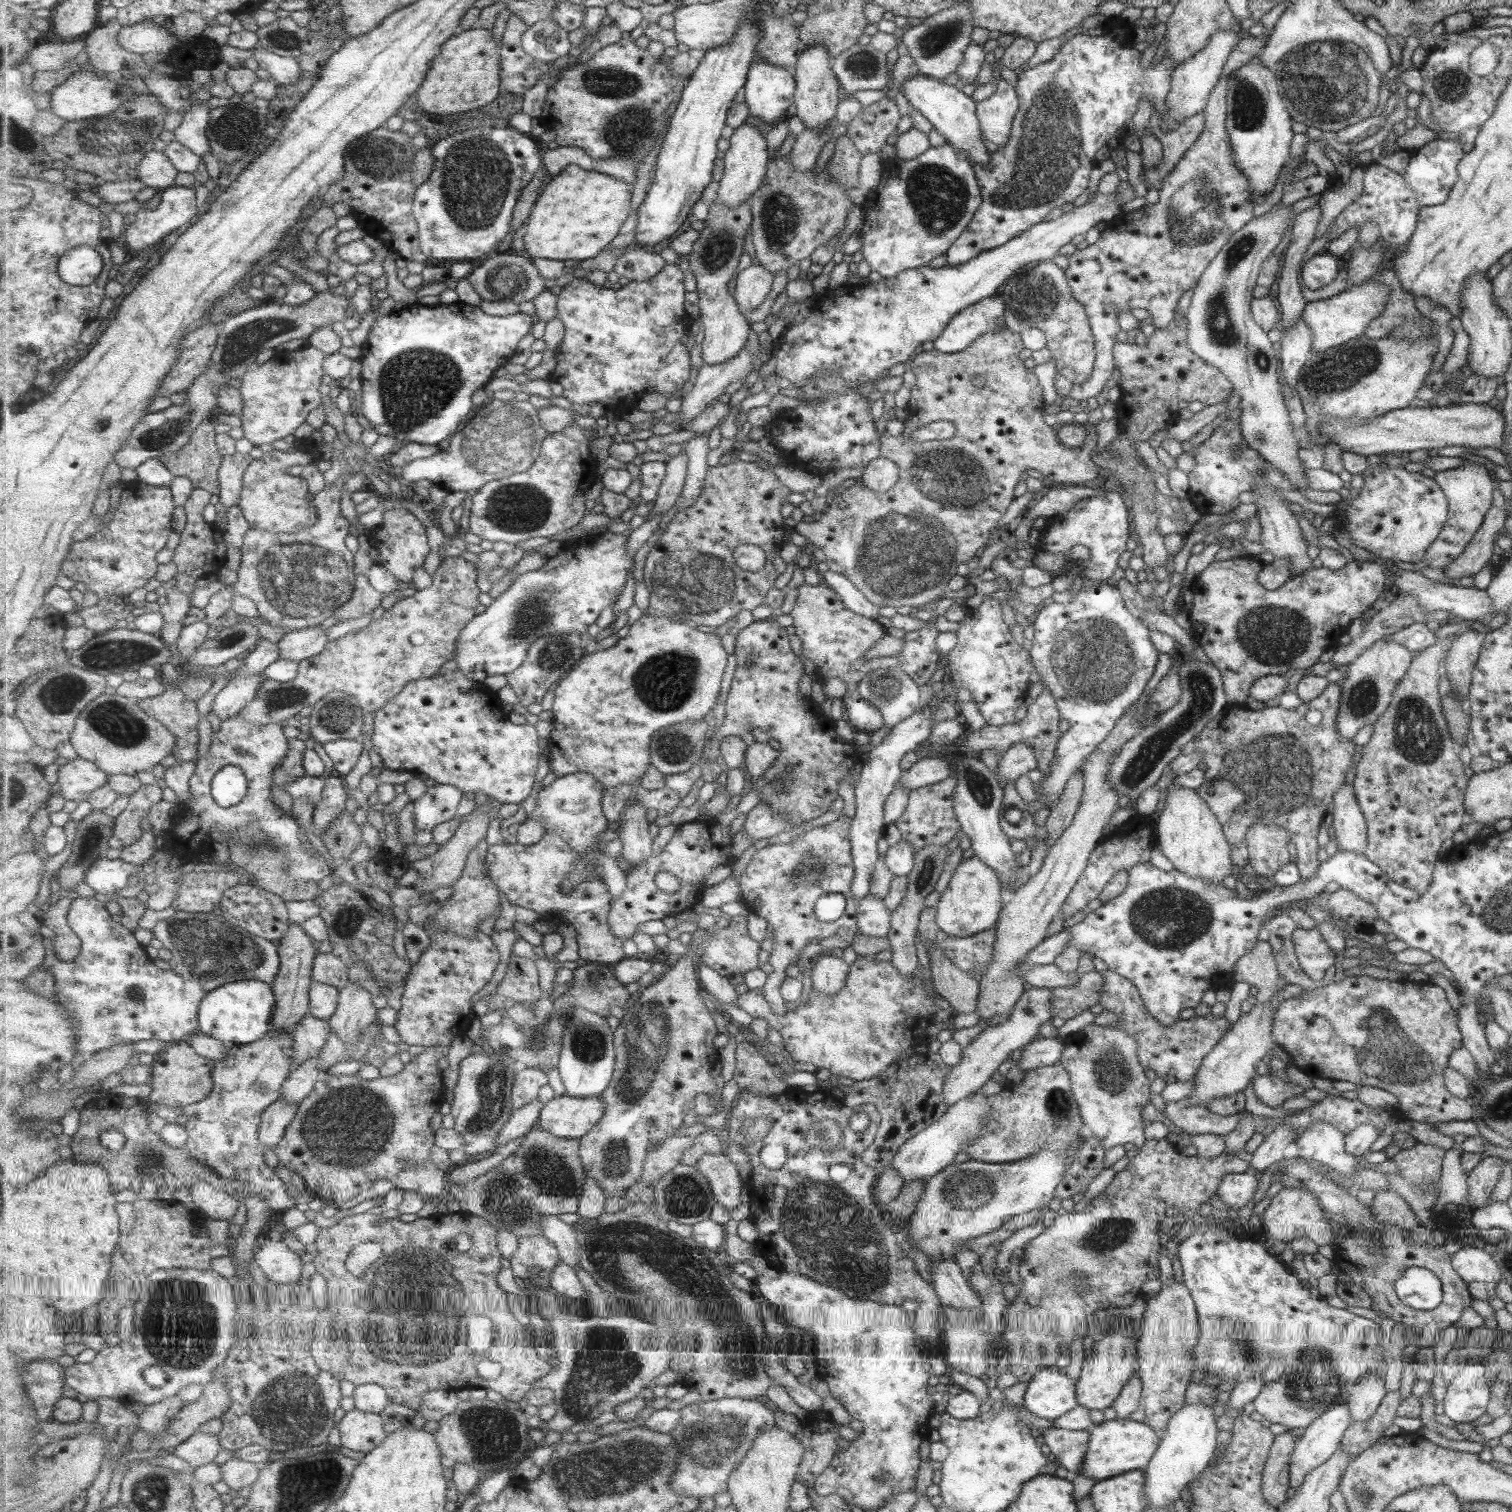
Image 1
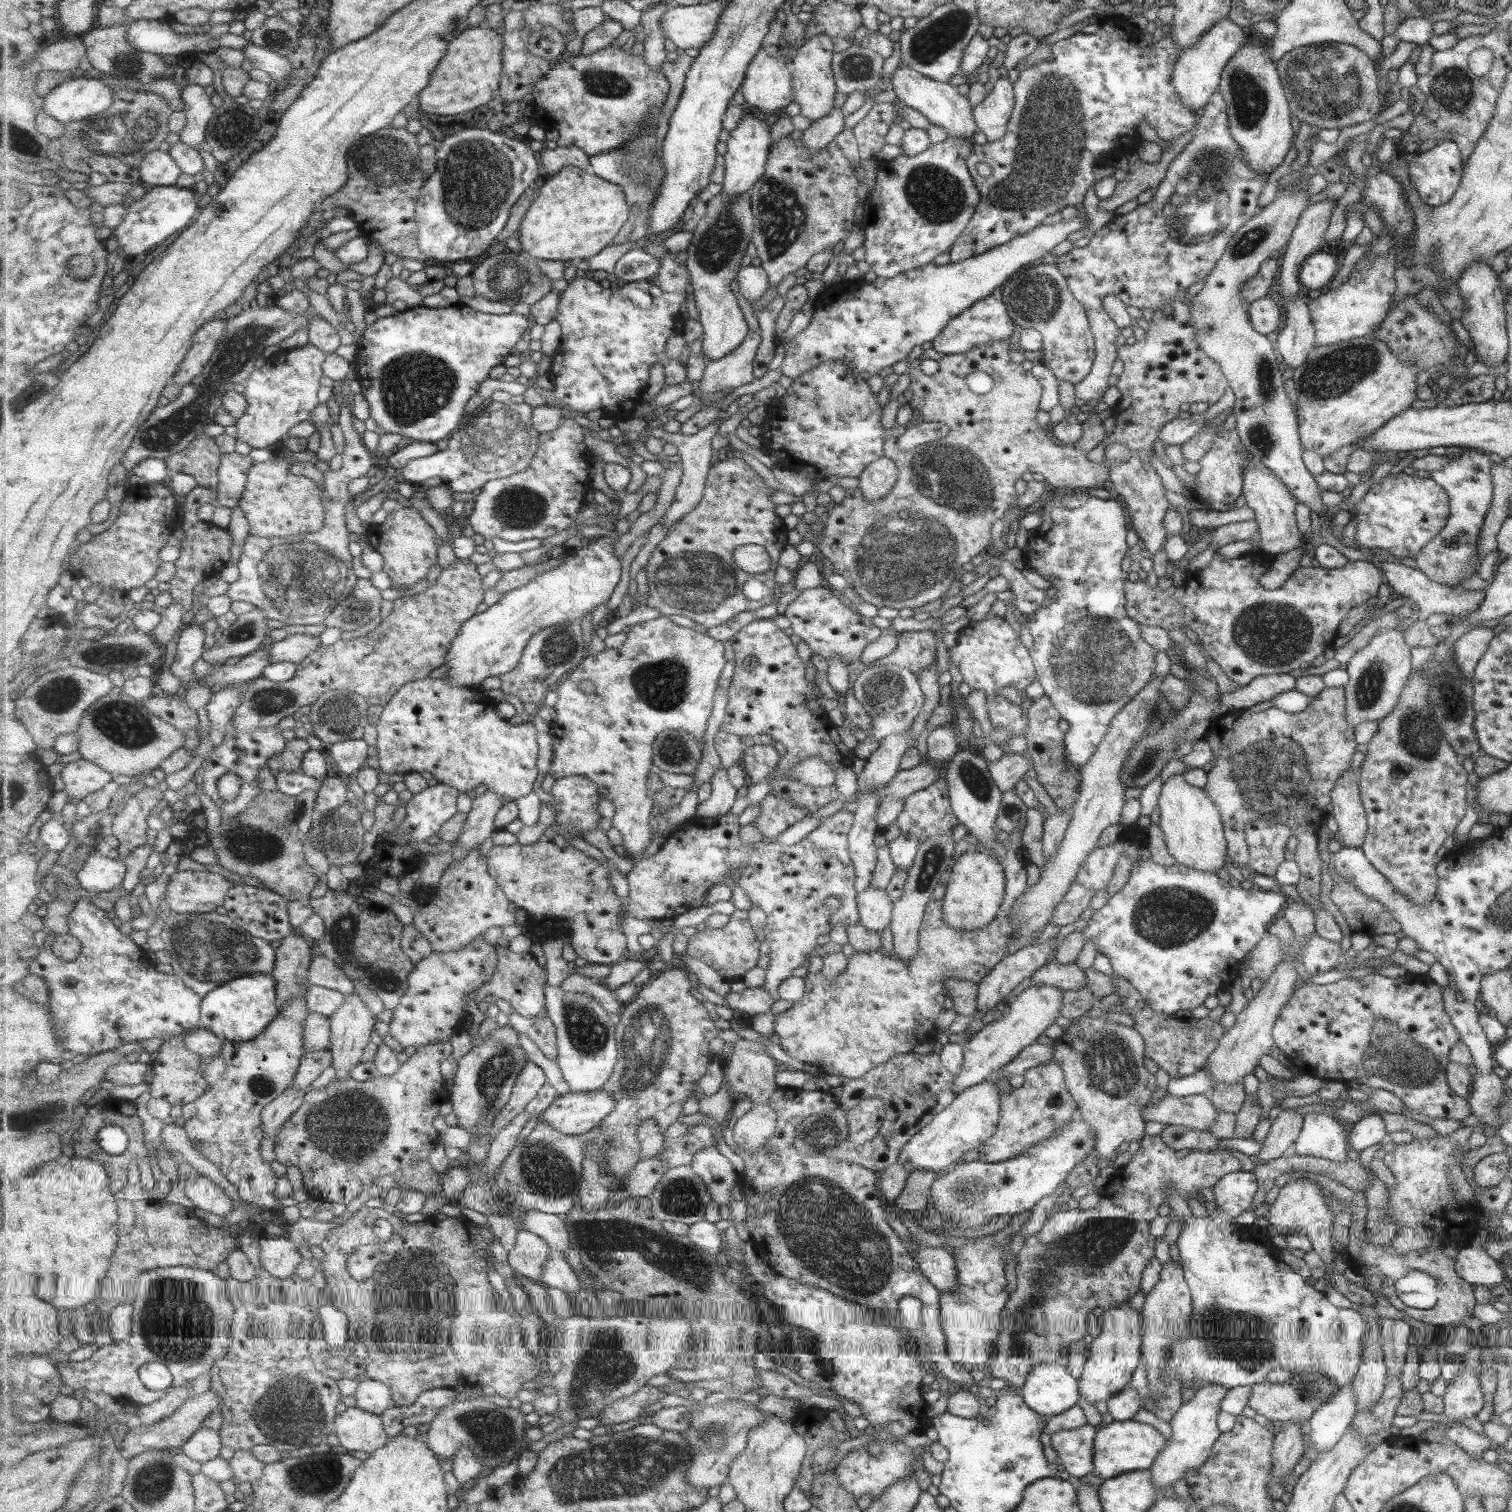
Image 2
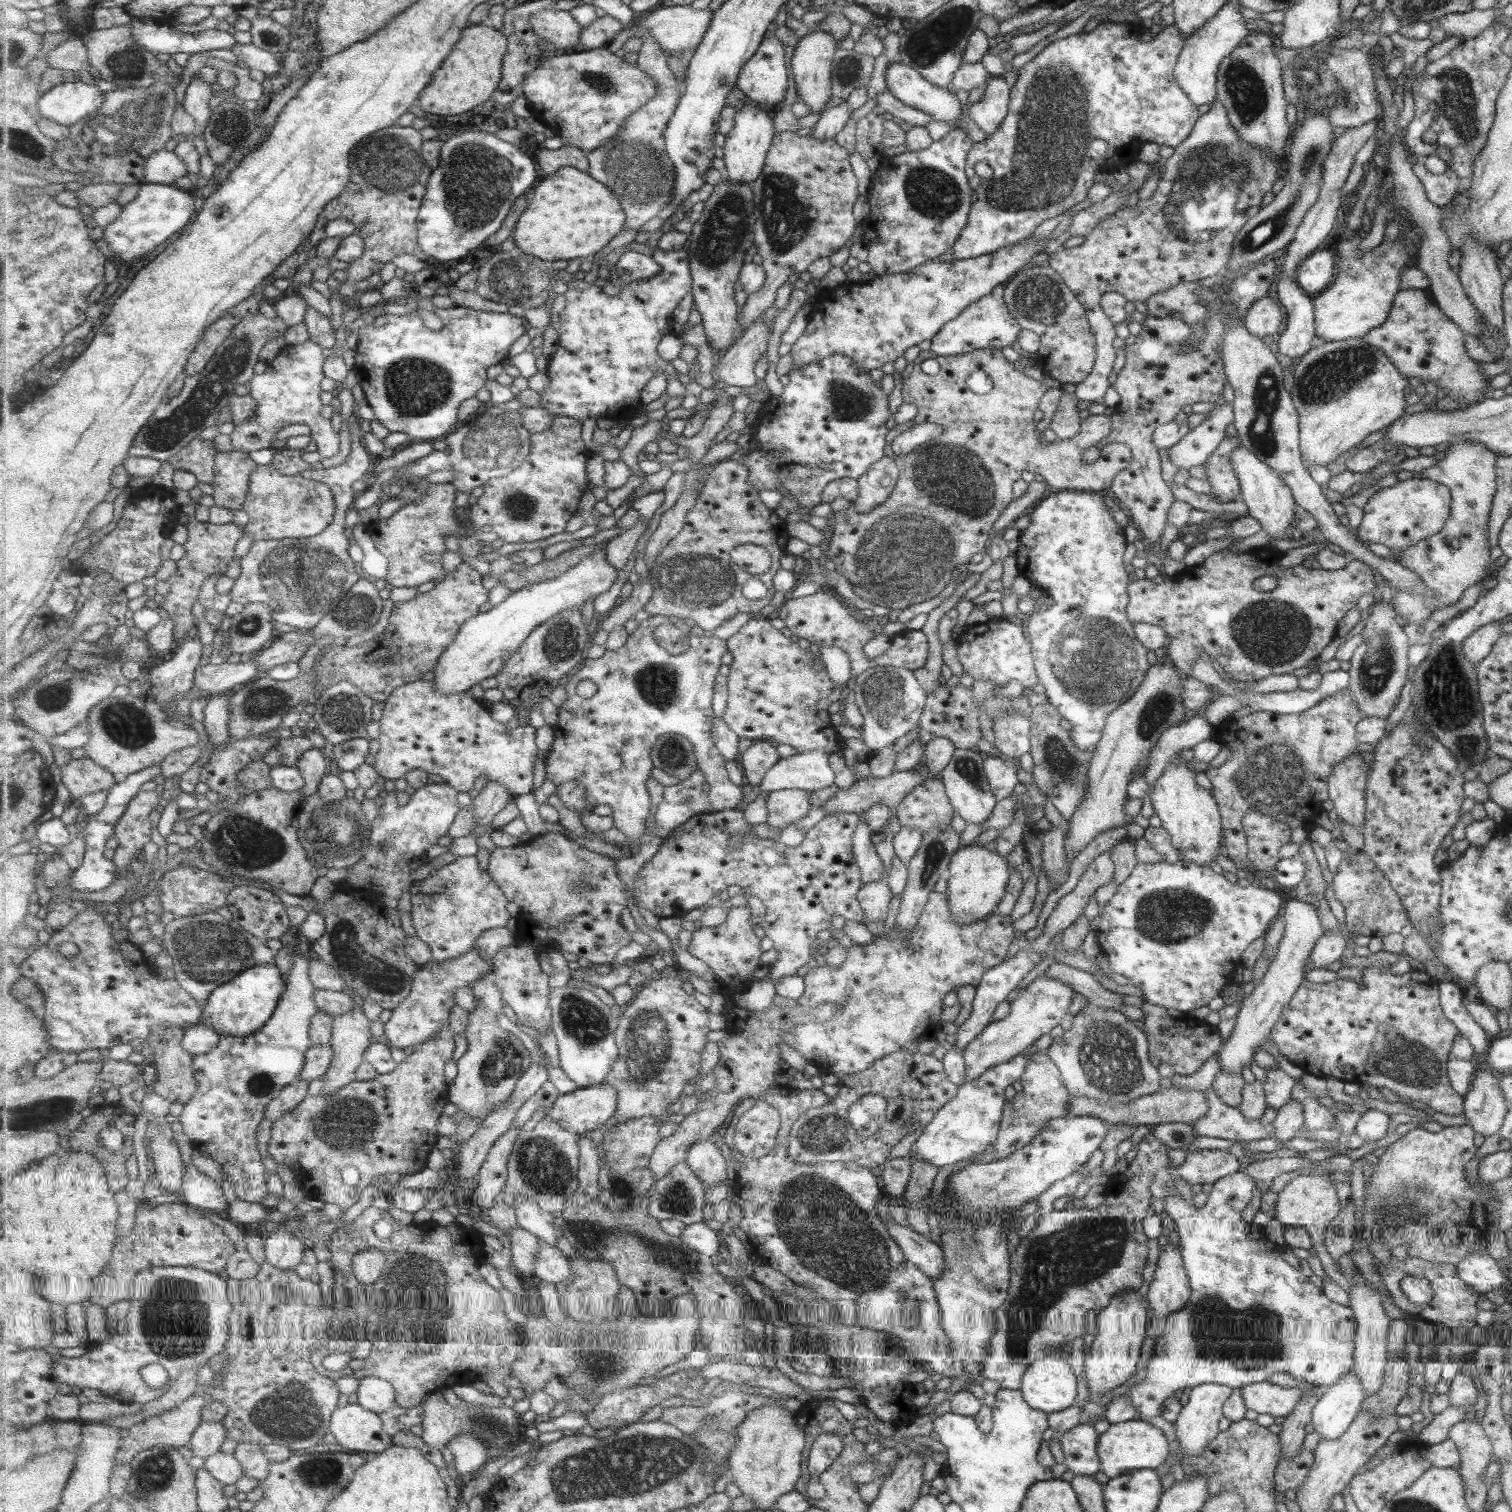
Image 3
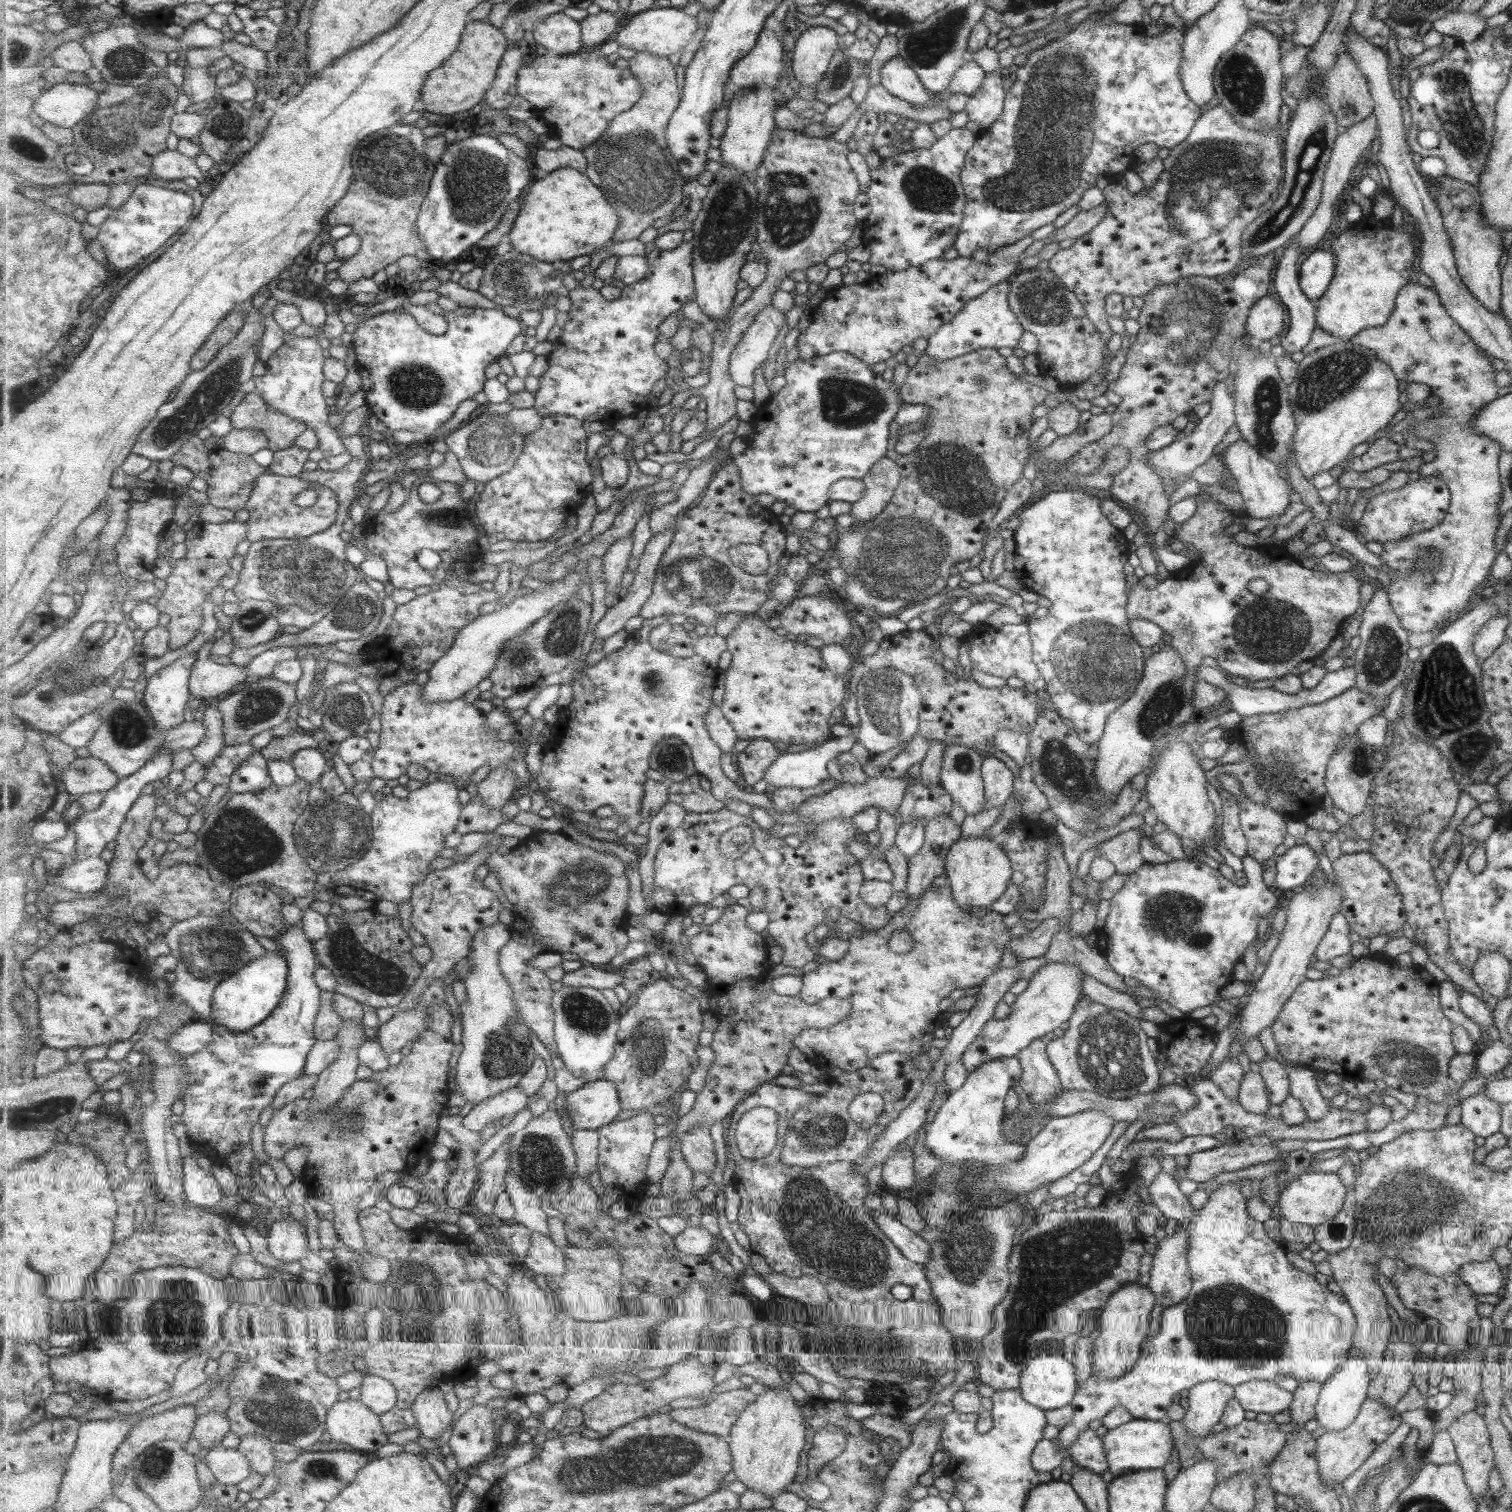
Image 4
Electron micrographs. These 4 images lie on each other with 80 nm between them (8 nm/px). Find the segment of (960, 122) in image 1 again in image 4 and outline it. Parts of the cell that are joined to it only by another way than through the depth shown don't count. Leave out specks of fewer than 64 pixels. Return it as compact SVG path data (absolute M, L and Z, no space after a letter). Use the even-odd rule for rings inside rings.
M895 55L892 59L881 64L879 70L879 84L891 96L896 96L909 104L919 104L923 107L931 107L934 94L927 92L919 80L917 74L901 58Z

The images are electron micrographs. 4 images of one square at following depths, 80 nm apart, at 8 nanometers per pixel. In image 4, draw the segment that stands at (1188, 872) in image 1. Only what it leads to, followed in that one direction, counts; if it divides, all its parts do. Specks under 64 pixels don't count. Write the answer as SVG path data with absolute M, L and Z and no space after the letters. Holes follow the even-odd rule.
M1171 742L1165 745L1159 752L1159 758L1153 763L1151 774L1146 777L1144 798L1155 812L1157 821L1181 839L1187 858L1191 858L1192 852L1201 852L1198 848L1201 842L1205 844L1211 836L1215 836L1215 820L1211 820L1215 818L1215 810L1205 796L1205 772L1201 772L1199 760L1191 754L1191 746L1185 742Z

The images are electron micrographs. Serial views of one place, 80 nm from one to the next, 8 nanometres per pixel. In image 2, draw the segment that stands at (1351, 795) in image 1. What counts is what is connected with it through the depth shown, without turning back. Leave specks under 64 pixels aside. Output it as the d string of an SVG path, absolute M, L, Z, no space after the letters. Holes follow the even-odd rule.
M1345 770L1337 778L1332 788L1330 815L1337 823L1338 831L1333 835L1345 847L1360 847L1364 842L1367 828L1367 816L1361 804L1357 775L1353 770Z

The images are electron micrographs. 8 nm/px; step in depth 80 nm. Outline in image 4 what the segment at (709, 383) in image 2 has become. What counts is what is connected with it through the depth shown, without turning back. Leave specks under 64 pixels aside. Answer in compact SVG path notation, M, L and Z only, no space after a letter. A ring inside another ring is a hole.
M773 304L759 312L753 325L748 329L735 353L732 355L732 377L739 386L753 386L755 370L768 360L779 333L787 325L785 312Z

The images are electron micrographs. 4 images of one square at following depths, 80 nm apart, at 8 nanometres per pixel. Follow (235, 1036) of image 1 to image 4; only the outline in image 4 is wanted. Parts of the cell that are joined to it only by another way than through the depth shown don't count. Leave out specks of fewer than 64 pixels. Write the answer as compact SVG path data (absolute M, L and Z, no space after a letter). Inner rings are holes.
M280 950L249 961L237 974L226 978L216 988L212 1016L208 1022L225 1025L233 1032L247 1032L268 1020L288 991L289 969L288 960Z

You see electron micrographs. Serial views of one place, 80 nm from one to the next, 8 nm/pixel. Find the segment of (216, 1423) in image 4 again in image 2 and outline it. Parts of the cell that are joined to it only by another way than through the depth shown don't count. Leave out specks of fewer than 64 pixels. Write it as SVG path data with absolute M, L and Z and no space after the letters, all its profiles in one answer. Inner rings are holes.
M202 1426L181 1448L183 1454L203 1464L216 1459L223 1446L221 1431Z

